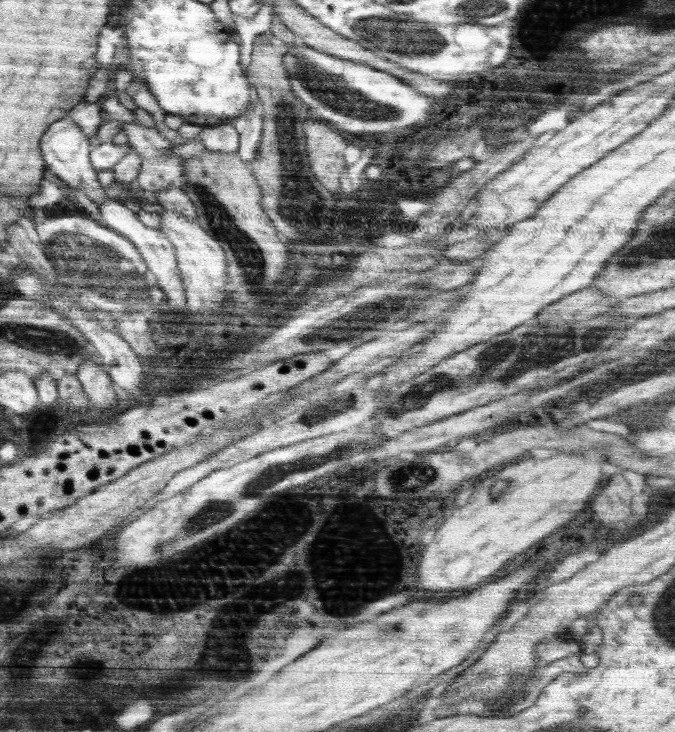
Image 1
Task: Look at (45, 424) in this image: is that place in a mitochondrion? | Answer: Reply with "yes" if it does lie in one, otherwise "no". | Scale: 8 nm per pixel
no

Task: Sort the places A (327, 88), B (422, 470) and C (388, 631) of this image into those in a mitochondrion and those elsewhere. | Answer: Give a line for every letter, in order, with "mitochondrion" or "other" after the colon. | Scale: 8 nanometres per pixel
A: mitochondrion
B: mitochondrion
C: mitochondrion

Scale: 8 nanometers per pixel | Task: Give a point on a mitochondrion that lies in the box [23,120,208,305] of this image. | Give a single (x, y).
(42, 248)

